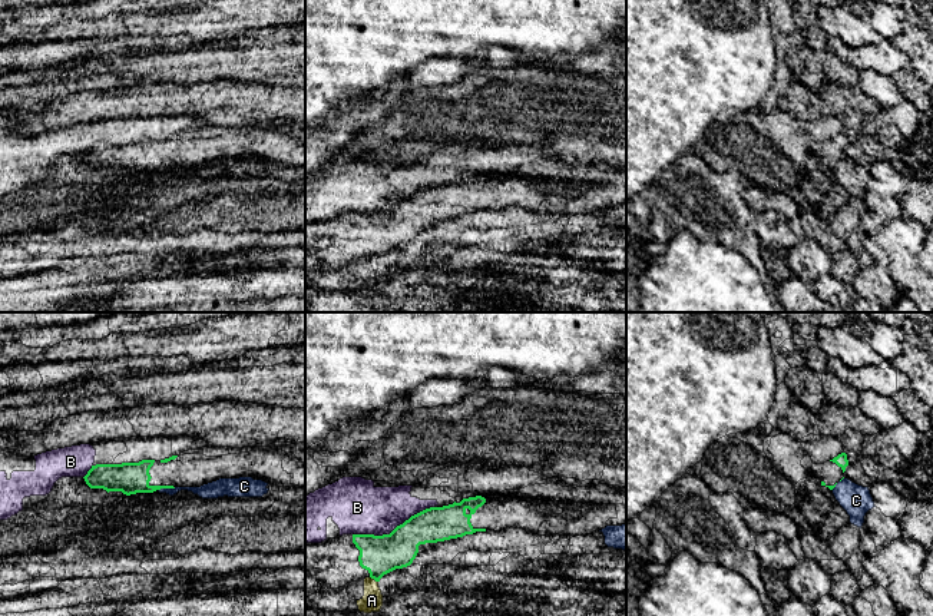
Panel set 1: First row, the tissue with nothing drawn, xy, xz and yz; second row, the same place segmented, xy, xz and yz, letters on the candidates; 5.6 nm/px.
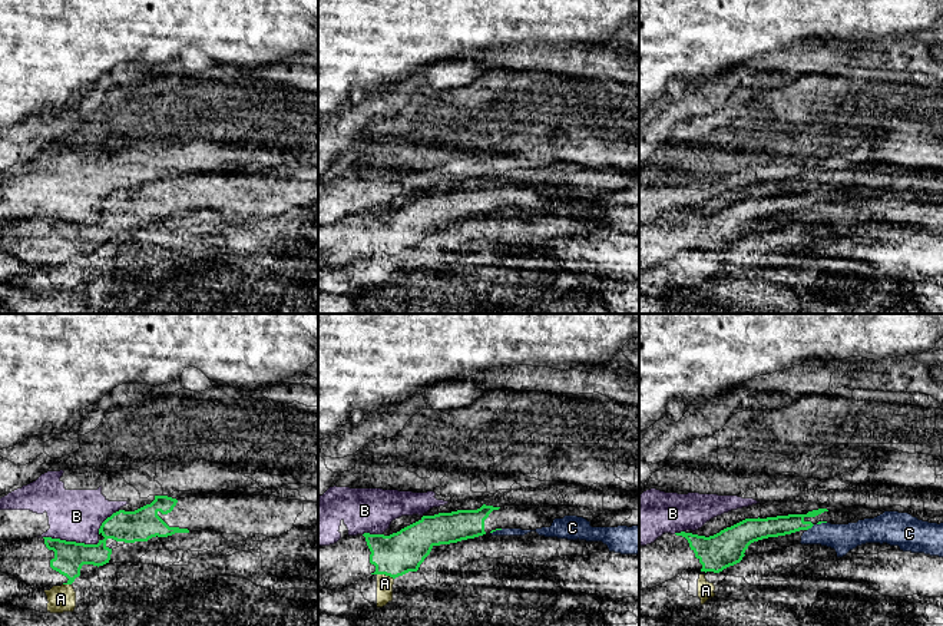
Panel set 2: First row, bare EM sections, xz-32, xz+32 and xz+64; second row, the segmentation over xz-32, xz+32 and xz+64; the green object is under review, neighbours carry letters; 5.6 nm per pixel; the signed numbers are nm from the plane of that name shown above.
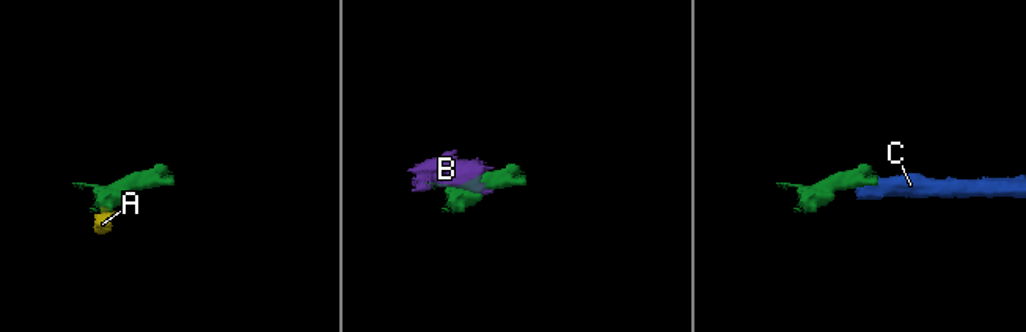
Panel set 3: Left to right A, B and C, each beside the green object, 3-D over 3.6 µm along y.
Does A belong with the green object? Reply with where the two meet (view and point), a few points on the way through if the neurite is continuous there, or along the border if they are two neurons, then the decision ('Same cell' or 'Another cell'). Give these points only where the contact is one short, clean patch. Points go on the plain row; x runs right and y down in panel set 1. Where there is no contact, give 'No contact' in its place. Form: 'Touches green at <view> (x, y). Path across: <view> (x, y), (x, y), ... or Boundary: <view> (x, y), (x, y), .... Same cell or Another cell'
Touches green at xz (374, 258). Boundary: xz (370, 255), (377, 261). Another cell

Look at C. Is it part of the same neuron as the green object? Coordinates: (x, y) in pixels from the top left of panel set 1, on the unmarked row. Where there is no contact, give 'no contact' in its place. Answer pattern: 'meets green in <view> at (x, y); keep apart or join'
meets green in xy at (166, 166); keep apart

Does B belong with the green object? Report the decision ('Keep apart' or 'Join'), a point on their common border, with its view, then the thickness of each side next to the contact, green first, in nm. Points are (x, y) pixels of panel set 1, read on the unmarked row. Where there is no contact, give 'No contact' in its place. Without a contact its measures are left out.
Keep apart. Touches green at xz (394, 208). Thickness 220 nm (green) against 300 nm

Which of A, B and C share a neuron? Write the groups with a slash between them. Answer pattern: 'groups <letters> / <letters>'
groups A / B / C

